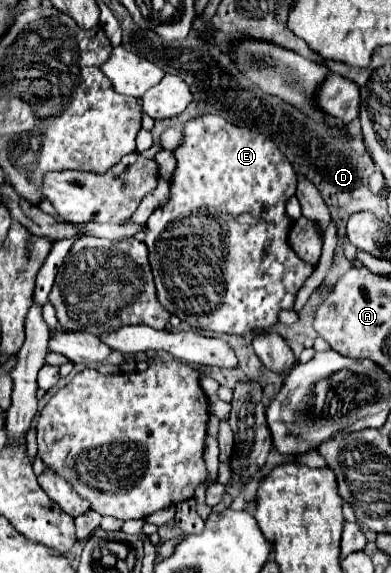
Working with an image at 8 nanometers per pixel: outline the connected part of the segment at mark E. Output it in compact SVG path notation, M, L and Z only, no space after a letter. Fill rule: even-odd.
M211 113L185 123L183 141L173 149L173 155L175 171L171 175L169 199L151 213L145 237L159 303L193 329L229 335L271 331L279 321L279 311L293 309L297 291L315 271L313 265L299 259L287 241L293 219L287 215L285 203L295 195L297 187L291 163L257 129L235 125ZM239 213L253 213L261 219L255 225L245 225L237 221Z

